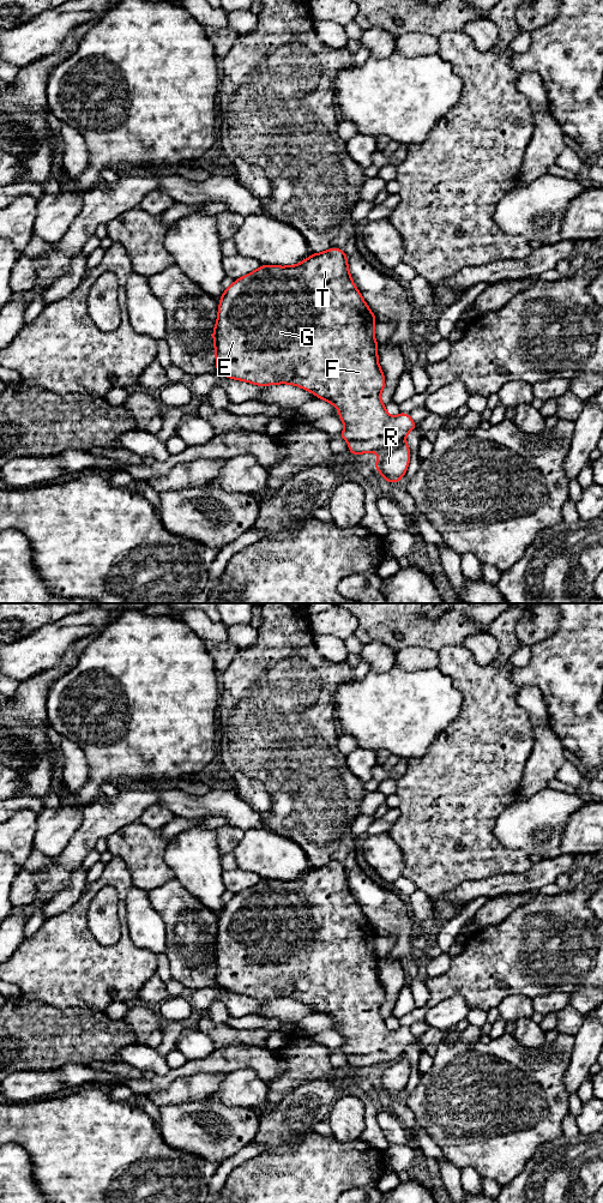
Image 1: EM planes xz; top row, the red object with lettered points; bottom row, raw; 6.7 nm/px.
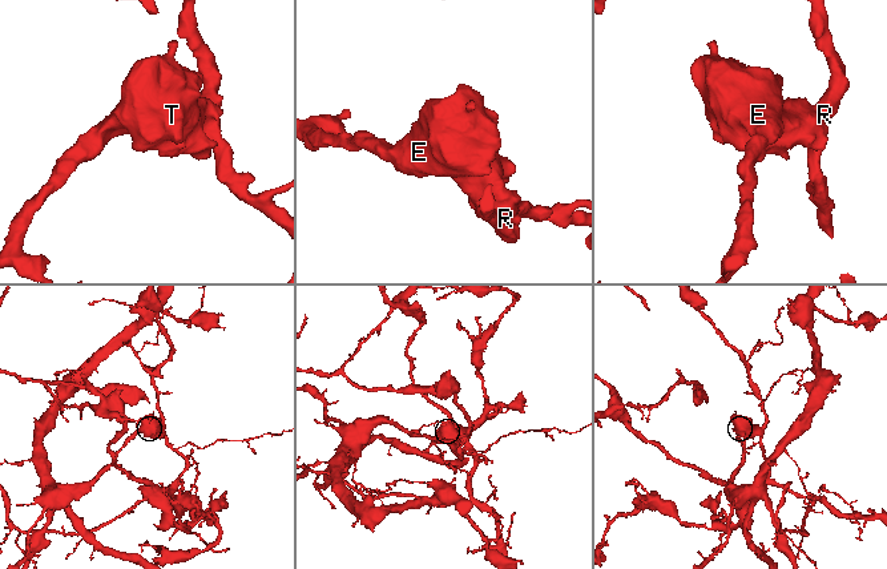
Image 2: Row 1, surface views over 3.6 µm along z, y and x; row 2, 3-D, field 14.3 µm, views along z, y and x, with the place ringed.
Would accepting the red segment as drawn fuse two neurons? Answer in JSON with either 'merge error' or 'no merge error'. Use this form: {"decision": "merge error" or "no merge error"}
{"decision": "merge error"}

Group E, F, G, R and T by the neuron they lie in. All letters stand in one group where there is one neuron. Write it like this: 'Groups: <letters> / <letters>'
Groups: E F G T / R

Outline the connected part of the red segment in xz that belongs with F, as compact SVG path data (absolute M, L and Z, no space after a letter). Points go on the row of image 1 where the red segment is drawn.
M333 247L291 266L260 265L253 272L235 279L224 289L219 300L218 317L212 331L216 369L223 377L261 387L291 384L313 392L339 409L338 419L344 422L345 428L338 437L349 443L350 455L384 453L399 446L417 425L409 413L390 416L380 399L386 380L378 362L375 323L374 313L352 282L346 252Z

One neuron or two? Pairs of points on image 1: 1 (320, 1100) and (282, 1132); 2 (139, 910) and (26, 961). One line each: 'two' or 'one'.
1: one
2: two

